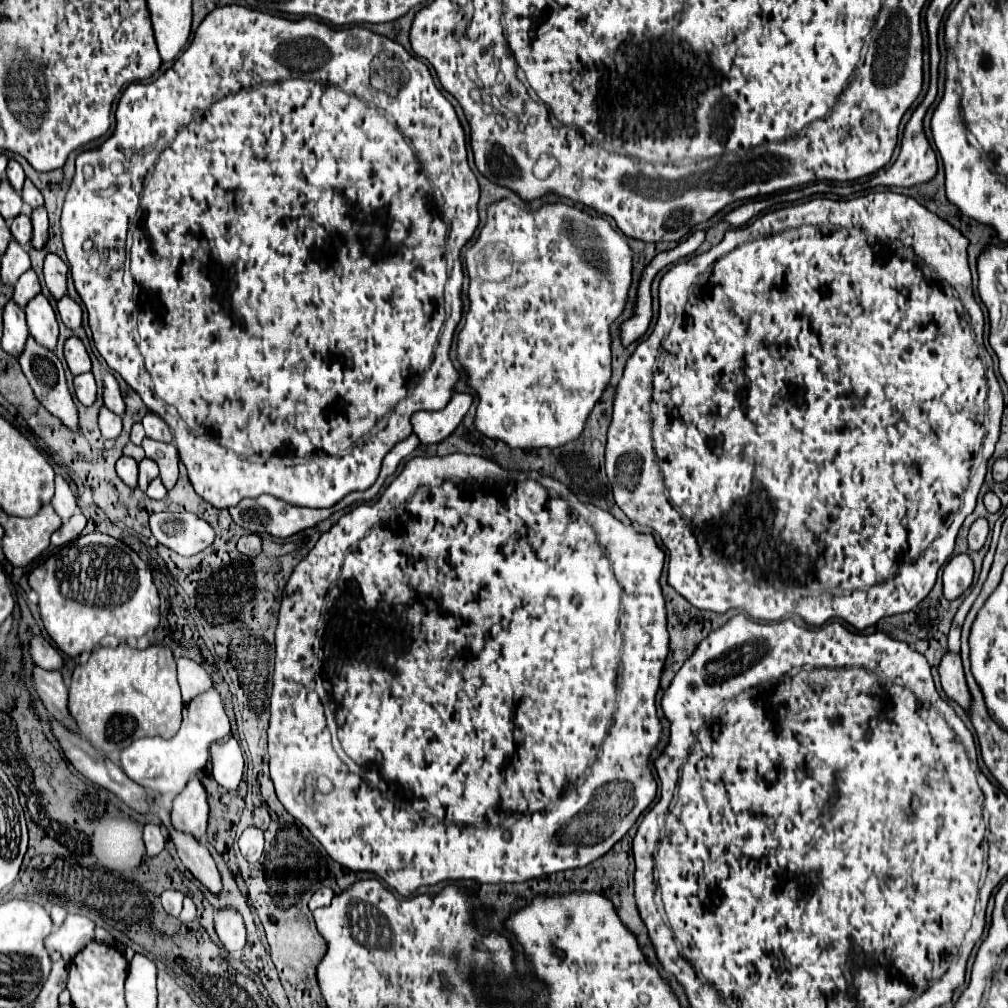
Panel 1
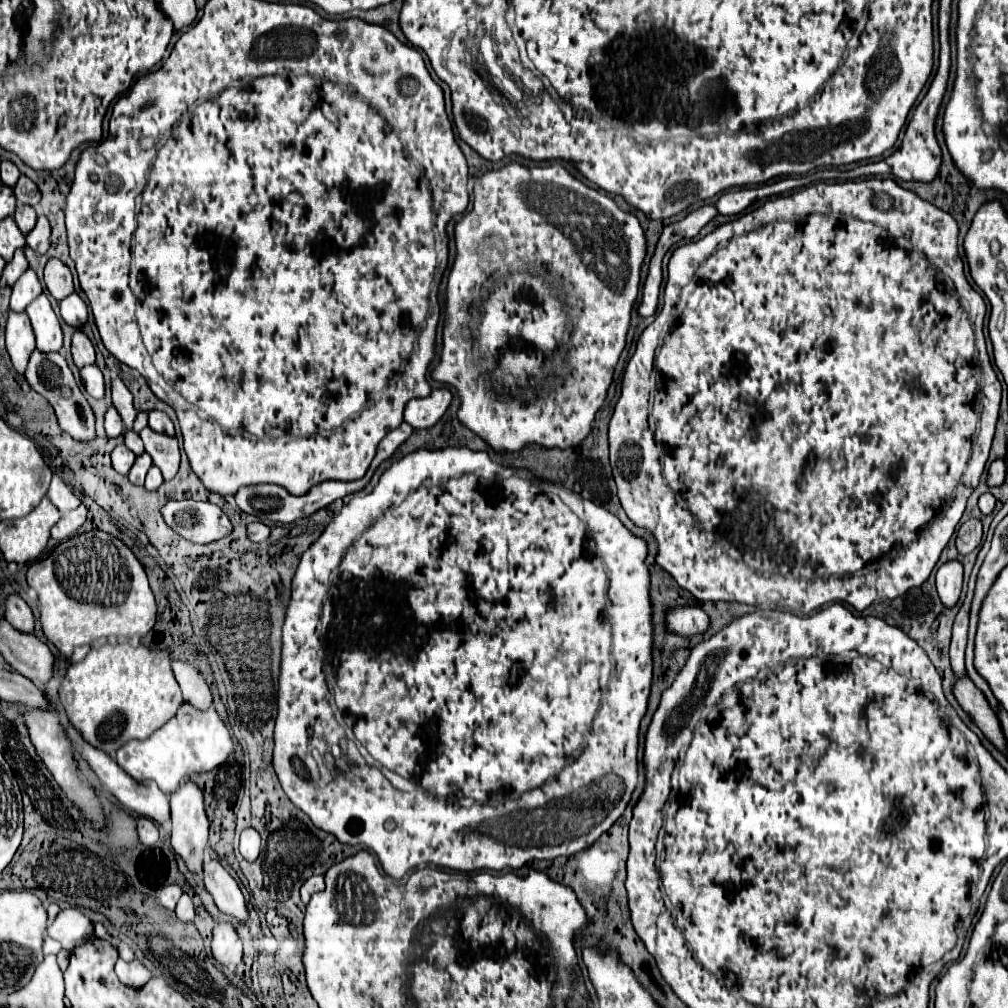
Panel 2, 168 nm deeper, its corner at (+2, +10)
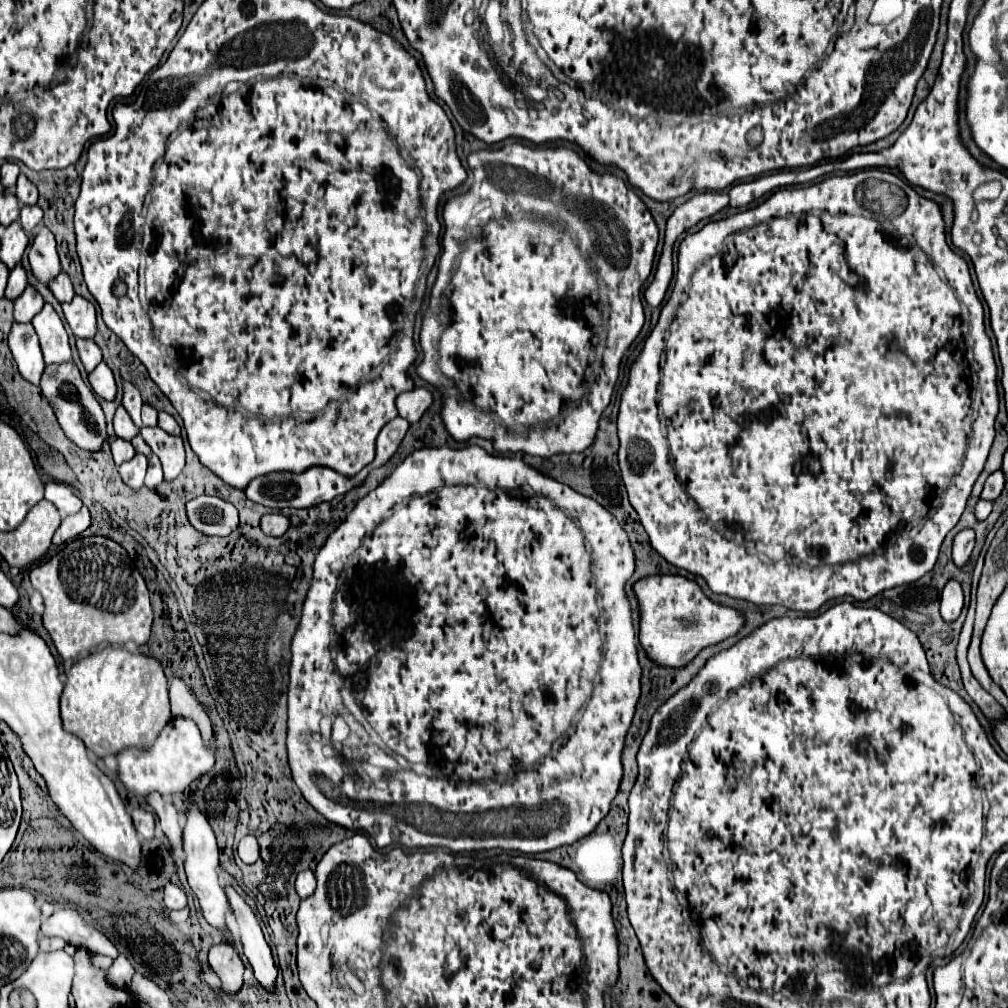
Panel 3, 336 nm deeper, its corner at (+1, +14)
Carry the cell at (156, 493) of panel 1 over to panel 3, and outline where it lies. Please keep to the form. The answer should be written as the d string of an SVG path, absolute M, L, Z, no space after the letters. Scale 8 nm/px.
M153 455L149 459L149 469L147 469L147 475L145 475L145 487L149 489L155 489L159 483L163 481L163 471L161 471L161 461Z

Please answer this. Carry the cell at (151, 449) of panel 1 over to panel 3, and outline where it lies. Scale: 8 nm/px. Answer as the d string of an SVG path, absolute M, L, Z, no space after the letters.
M143 427L141 435L151 451L161 459L165 479L175 479L185 467L185 449L183 441L177 435L169 435L159 427Z

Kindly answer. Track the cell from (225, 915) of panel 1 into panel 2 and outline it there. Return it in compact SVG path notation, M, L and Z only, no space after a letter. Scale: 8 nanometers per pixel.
M216 923L212 937L212 957L224 967L236 967L242 961L242 941L230 923Z

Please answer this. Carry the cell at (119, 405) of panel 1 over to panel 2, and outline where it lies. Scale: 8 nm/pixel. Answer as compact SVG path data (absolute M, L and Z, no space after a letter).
M120 377L112 379L112 403L114 407L118 409L118 413L122 415L124 419L124 425L128 431L132 431L132 423L138 415L138 411L134 409L134 403L132 403L132 393L128 391L128 387L122 383Z

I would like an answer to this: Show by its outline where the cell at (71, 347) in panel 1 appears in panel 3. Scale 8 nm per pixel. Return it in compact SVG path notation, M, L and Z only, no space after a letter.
M77 339L77 351L87 373L91 373L101 363L101 349L93 339Z

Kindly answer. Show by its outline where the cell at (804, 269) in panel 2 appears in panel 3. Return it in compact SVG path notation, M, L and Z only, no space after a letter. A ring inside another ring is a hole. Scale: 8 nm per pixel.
M865 169L853 175L843 177L829 177L821 183L809 185L809 187L795 187L795 189L779 189L775 191L767 201L761 205L737 213L733 217L707 223L701 231L687 235L679 245L679 269L675 275L675 285L671 291L669 301L663 305L659 323L651 331L649 339L645 341L643 351L635 359L635 363L629 369L629 383L621 395L619 405L619 419L617 419L617 433L619 433L619 467L621 477L629 495L629 501L633 509L637 511L641 525L645 527L651 547L667 559L671 565L685 569L697 577L703 577L705 583L713 593L725 593L735 599L745 599L755 605L783 605L787 609L797 611L817 611L825 601L851 595L857 601L867 601L885 589L893 589L905 583L913 583L921 579L925 573L929 573L937 561L939 547L945 539L945 535L957 525L965 503L971 495L971 487L977 481L979 473L985 467L991 443L995 439L995 417L999 407L999 391L997 391L997 365L993 359L993 350L990 338L987 337L984 326L984 311L979 297L975 295L975 287L971 283L967 261L957 255L947 245L947 233L945 233L945 221L941 215L941 209L935 201L921 197L911 185L907 185L903 179L889 171L881 169ZM869 181L869 197L873 197L873 211L869 211L861 199L855 197L855 191L861 191L861 185ZM665 319L671 319L667 331L665 331ZM981 319L981 321L979 321ZM751 355L751 363L749 363ZM661 385L661 387L659 387ZM657 389L661 389L657 397ZM673 459L673 463L671 463ZM789 559L789 561L787 561Z

